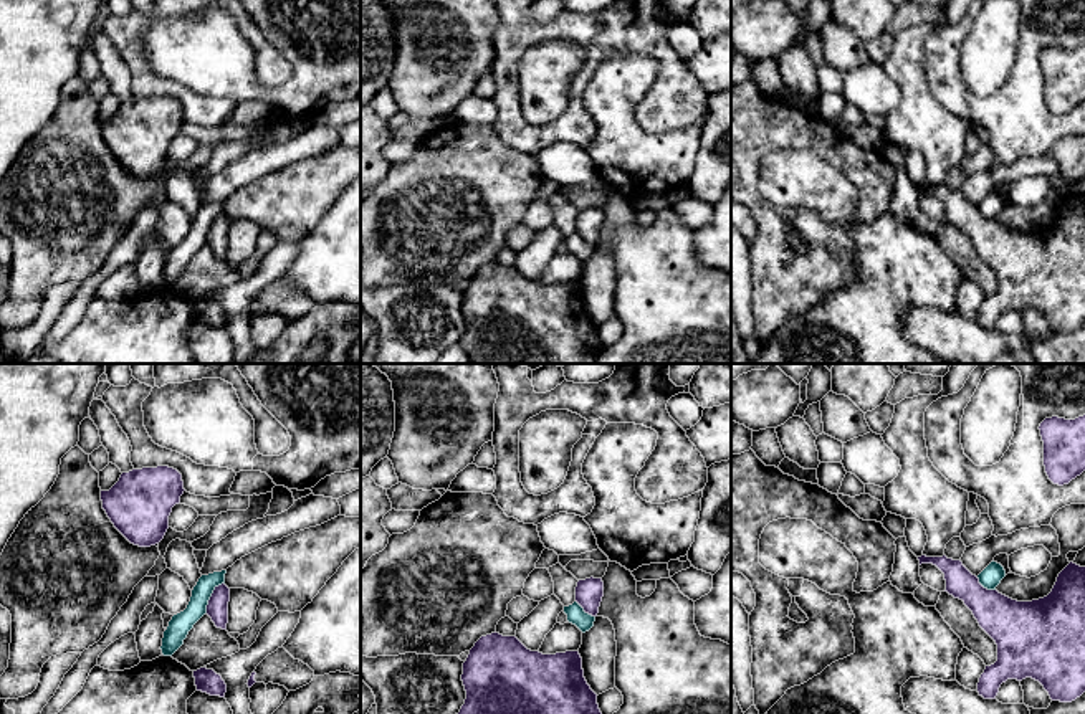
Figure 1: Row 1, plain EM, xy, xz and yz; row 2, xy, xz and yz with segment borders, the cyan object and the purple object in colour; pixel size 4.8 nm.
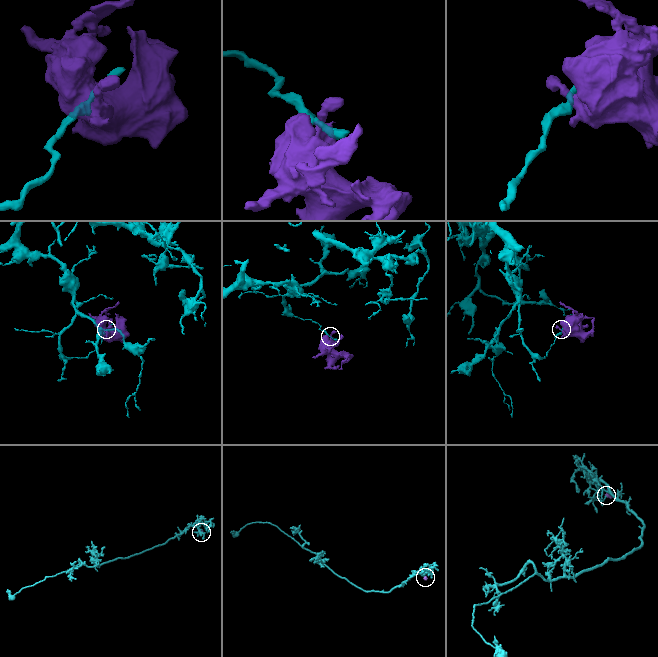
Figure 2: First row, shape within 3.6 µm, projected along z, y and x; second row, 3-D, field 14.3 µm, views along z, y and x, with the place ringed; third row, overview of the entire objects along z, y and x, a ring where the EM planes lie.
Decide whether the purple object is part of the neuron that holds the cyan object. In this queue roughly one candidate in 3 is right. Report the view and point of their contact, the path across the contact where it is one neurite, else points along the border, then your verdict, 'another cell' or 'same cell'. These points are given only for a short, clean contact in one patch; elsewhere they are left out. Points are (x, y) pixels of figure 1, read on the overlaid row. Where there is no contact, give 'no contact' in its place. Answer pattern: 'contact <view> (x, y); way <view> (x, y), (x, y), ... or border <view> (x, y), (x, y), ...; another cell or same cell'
contact xy (210, 595); border xy (224, 582), (214, 590), (205, 612); another cell

